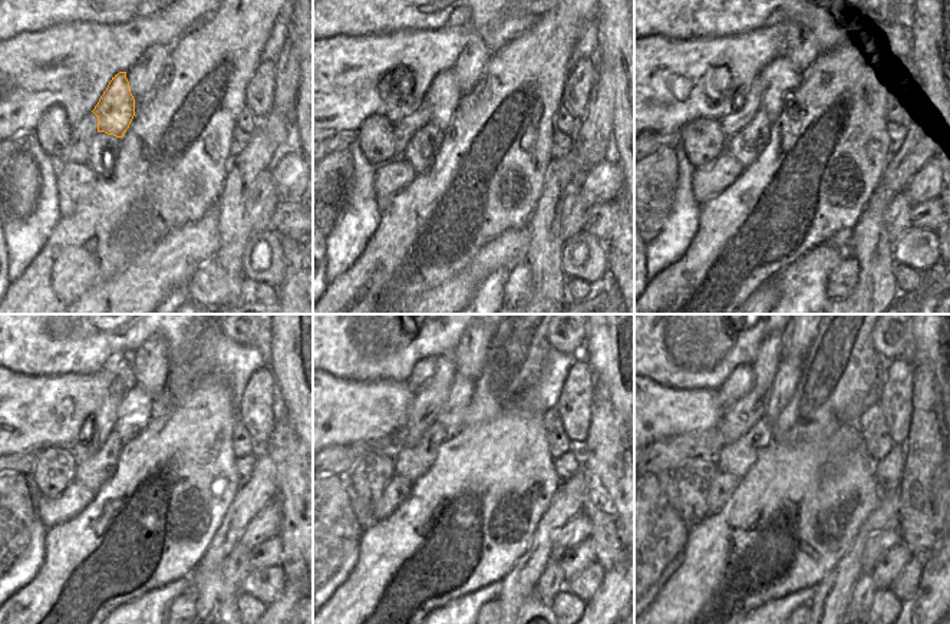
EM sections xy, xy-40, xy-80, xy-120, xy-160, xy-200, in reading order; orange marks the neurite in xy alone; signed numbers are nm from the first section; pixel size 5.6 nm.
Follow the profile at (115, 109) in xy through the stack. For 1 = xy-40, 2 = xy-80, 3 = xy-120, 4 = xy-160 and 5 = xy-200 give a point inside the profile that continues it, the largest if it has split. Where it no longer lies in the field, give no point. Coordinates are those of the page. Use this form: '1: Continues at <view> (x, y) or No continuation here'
1: Continues at xy-40 (444, 95)
2: Continues at xy-80 (781, 78)
3: Continues at xy-120 (135, 409)
4: Continues at xy-160 (461, 392)
5: Continues at xy-200 (788, 373).

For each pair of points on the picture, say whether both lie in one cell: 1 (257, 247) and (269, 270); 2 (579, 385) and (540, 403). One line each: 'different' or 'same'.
1: same
2: different

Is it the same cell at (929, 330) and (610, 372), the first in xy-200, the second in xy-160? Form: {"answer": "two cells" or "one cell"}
{"answer": "one cell"}

